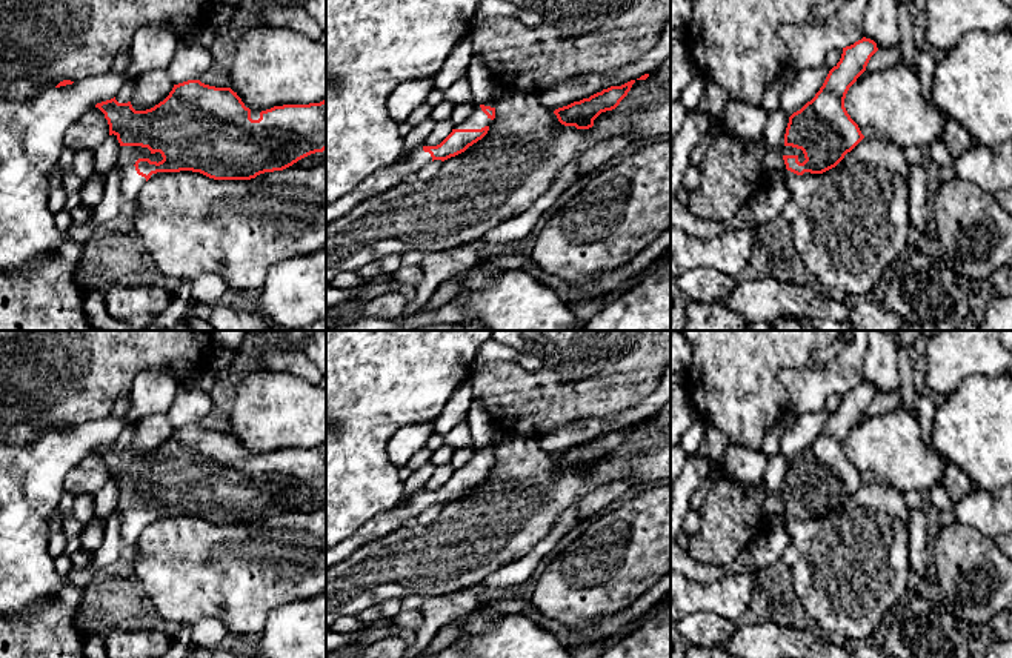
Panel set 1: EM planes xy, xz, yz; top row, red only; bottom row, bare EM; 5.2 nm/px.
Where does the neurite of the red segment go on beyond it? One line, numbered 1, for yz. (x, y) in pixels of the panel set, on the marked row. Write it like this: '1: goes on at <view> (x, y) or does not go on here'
1: goes on at yz (786, 149)

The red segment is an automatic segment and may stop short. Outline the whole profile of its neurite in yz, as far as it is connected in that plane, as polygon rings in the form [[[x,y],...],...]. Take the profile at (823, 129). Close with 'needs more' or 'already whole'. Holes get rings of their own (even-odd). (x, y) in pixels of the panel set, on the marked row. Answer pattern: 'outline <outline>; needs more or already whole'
outline [[[866,37],[843,48],[840,61],[815,97],[789,117],[781,149],[787,171],[797,175],[823,174],[864,138],[847,114],[844,98],[877,51],[877,43]]]; needs more

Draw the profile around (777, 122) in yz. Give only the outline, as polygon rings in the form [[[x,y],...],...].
[[[778,108],[767,114],[763,141],[771,151],[781,152],[789,117]]]

